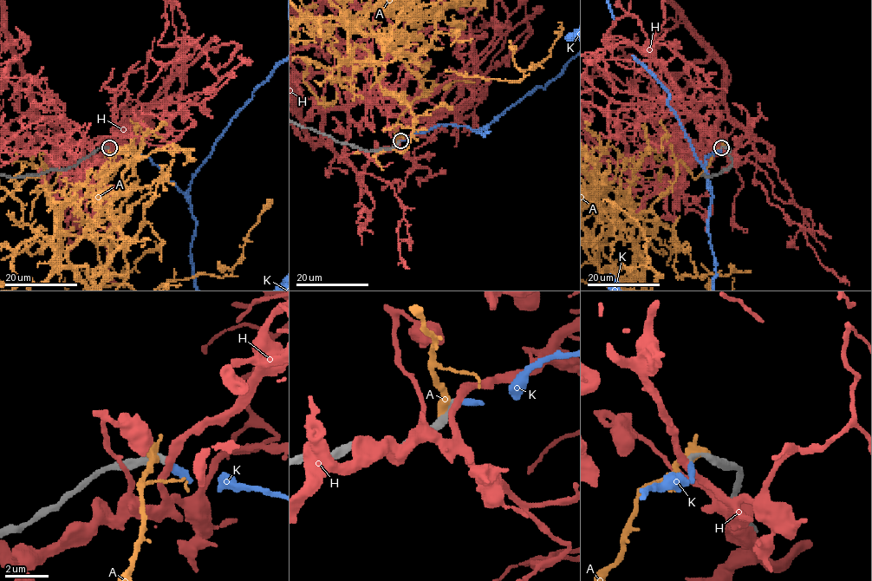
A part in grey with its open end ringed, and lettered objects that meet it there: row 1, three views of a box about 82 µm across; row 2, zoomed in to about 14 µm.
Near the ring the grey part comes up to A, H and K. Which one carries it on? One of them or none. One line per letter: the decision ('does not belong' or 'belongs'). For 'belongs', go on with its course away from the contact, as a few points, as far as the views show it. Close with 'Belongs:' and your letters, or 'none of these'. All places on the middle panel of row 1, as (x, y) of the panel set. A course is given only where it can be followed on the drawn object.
A: does not belong
H: does not belong
K: belongs
Belongs: K

